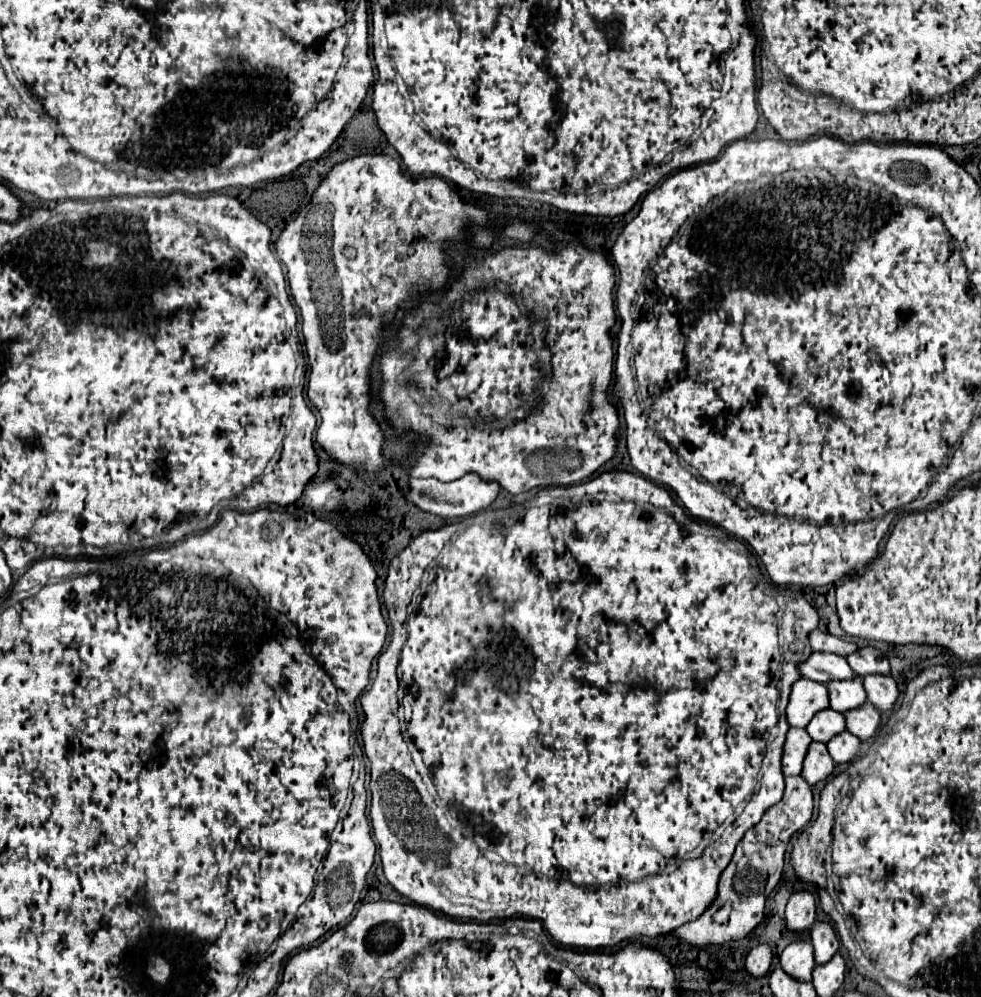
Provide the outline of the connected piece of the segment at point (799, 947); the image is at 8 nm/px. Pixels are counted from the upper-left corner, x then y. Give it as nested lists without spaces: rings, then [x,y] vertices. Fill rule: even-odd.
[[[792,941],[780,955],[780,965],[786,973],[790,973],[792,977],[800,979],[800,981],[810,981],[810,973],[816,965],[814,961],[814,947],[810,945],[810,941]]]

